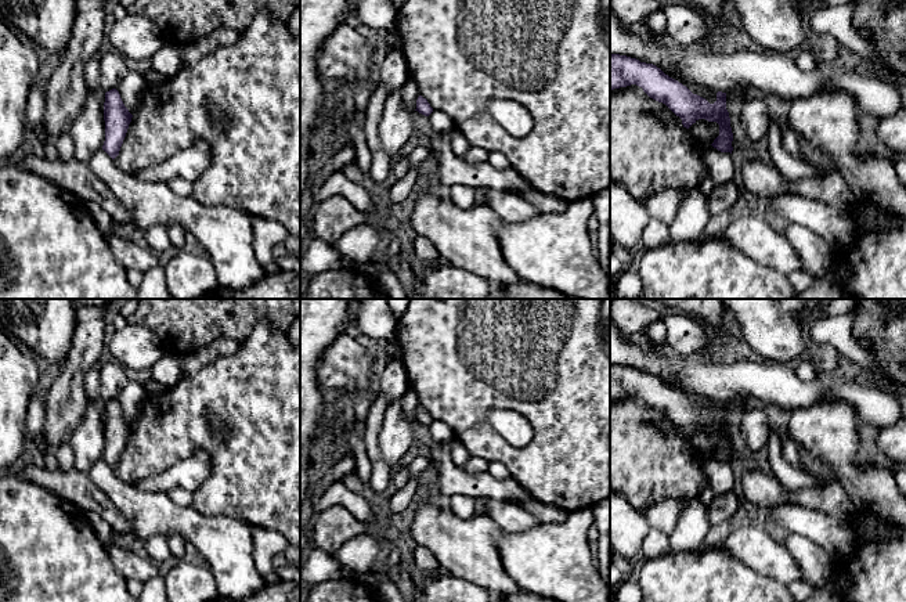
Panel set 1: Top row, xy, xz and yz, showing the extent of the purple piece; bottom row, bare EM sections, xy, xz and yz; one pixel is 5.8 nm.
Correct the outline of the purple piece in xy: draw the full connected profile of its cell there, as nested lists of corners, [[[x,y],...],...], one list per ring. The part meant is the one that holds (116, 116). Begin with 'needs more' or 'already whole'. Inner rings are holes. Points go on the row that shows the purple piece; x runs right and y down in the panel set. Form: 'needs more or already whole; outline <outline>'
already whole; outline [[[116,89],[107,91],[104,102],[105,141],[102,149],[112,159],[119,155],[131,118],[133,115],[124,107],[119,91]]]

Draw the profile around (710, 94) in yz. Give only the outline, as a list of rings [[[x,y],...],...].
[[[672,77],[672,79],[686,86],[693,94],[697,94],[705,98],[710,104],[714,104],[717,101],[718,90],[710,89],[704,84],[694,83],[694,82],[685,82],[685,80],[681,80],[679,77]]]

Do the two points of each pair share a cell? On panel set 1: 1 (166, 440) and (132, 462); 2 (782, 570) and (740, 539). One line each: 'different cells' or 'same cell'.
1: same cell
2: same cell

